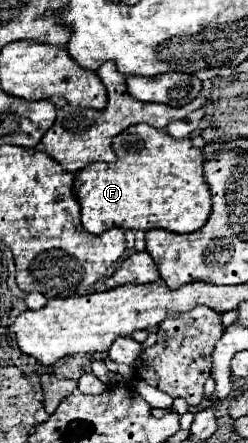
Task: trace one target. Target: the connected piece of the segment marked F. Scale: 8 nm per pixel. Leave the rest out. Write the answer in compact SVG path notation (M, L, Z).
M135 124L135 126L129 126L127 130L123 130L121 134L117 134L113 138L113 150L117 152L117 162L113 164L107 164L107 162L93 162L91 166L79 170L75 174L75 184L73 184L73 194L81 206L81 224L85 226L87 232L91 234L101 234L109 228L129 228L129 230L151 230L151 228L163 228L163 230L171 230L171 232L179 232L179 234L185 234L185 232L195 232L199 230L205 222L207 222L207 216L211 212L211 194L209 194L209 186L203 178L203 152L199 148L195 148L191 144L189 138L183 138L183 140L175 140L171 138L165 130L157 130L157 128L151 128L149 124Z

